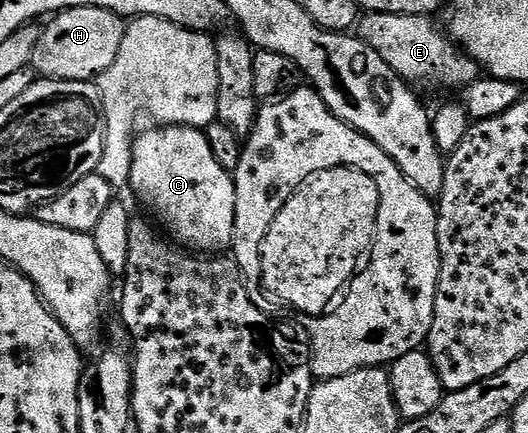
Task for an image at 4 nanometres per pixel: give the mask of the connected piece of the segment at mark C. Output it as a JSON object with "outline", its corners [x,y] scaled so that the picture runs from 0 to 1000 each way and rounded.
{"outline":[[[313,291],[294,296],[288,309],[265,307],[252,328],[252,363],[248,370],[248,416],[246,436],[256,436],[256,448],[301,501],[299,520],[318,531],[333,550],[341,570],[352,573],[362,582],[422,582],[436,570],[438,547],[441,545],[441,517],[445,515],[445,413],[419,376],[407,367],[407,356],[400,349],[400,328],[390,319],[383,298],[367,291]]]}

